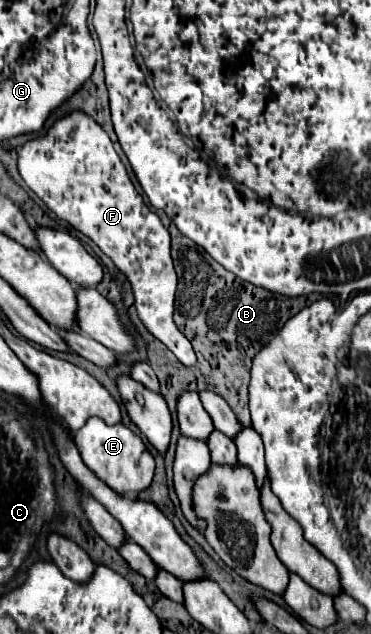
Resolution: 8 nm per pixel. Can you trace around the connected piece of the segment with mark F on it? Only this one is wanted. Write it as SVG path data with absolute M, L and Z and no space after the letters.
M73 112L55 122L47 136L19 148L19 172L25 184L49 206L49 210L89 236L103 254L115 262L133 286L135 308L143 324L181 364L193 366L193 346L173 322L177 274L169 254L169 232L131 184L105 130L87 114Z

